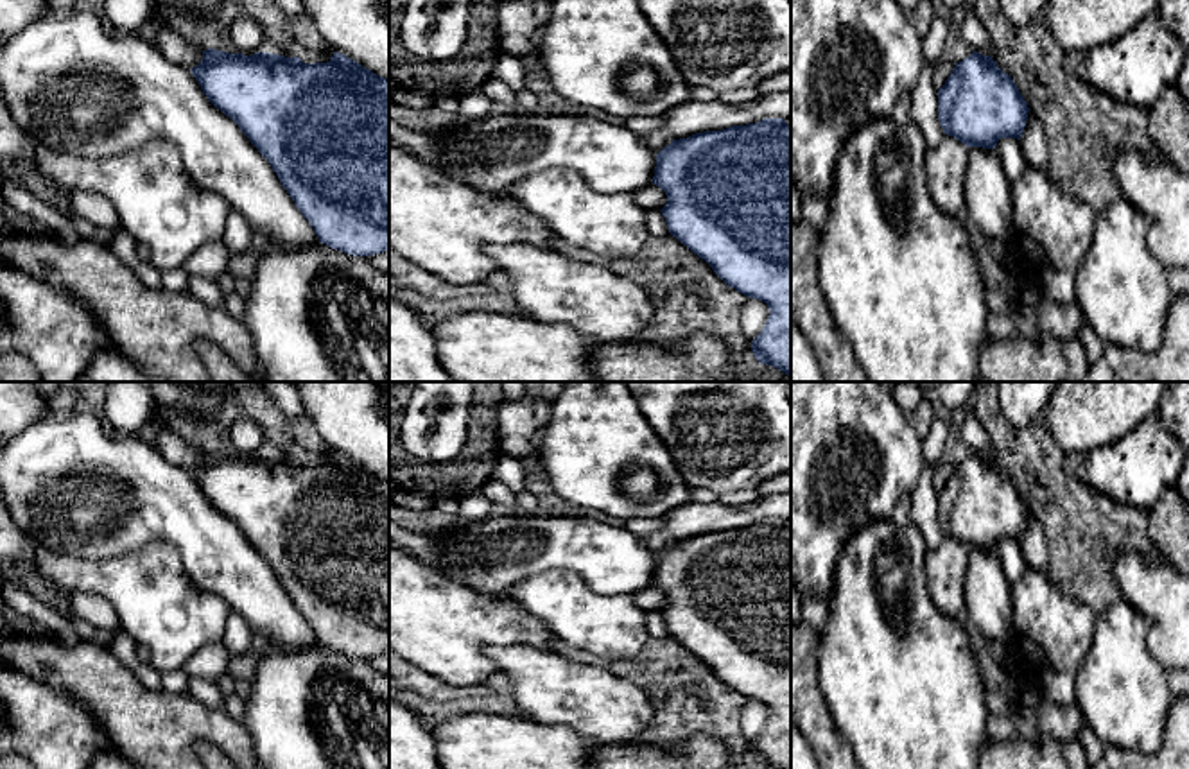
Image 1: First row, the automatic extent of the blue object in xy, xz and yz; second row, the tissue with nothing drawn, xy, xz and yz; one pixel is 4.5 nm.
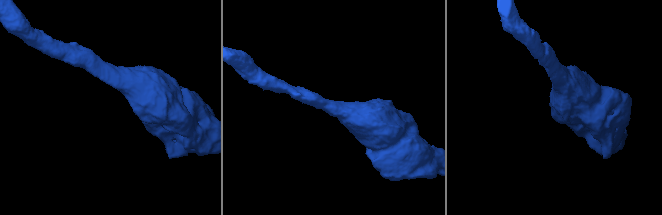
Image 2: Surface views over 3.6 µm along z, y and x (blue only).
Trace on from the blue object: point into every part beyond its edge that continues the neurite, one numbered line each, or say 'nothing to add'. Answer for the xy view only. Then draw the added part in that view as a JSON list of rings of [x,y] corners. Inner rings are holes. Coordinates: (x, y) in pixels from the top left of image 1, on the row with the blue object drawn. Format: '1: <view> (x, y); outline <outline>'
nothing to add

